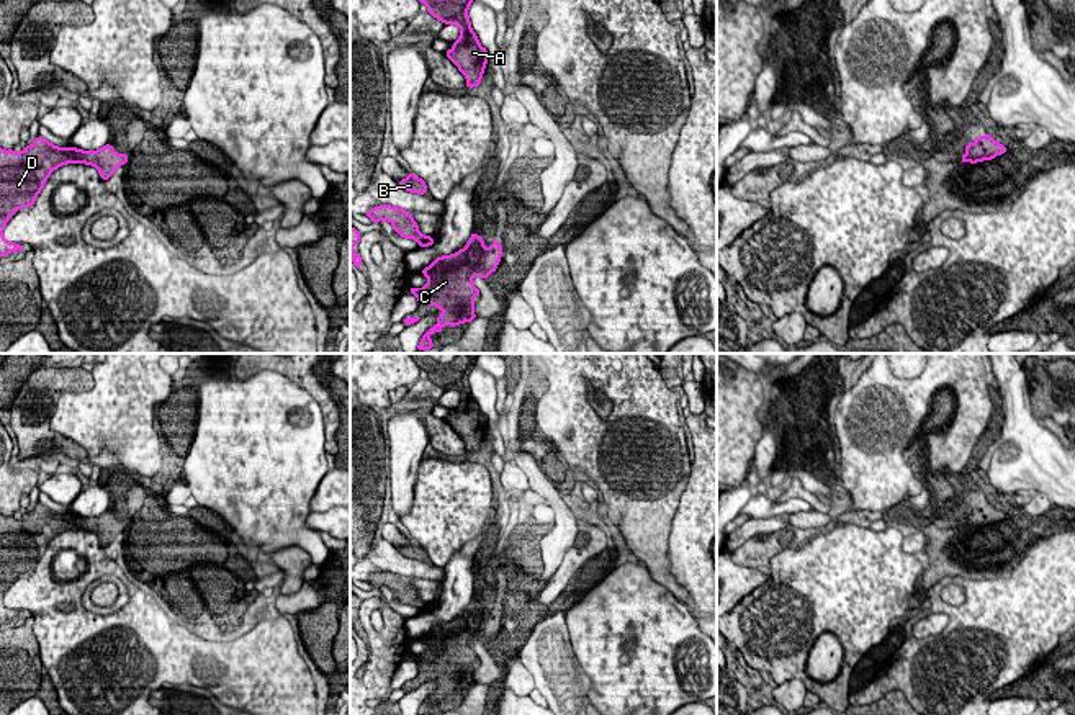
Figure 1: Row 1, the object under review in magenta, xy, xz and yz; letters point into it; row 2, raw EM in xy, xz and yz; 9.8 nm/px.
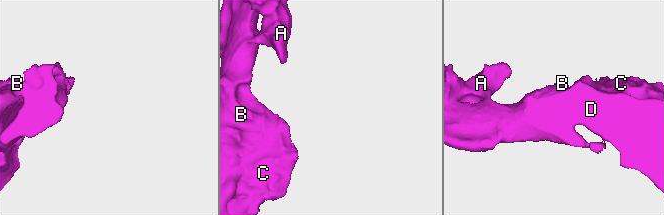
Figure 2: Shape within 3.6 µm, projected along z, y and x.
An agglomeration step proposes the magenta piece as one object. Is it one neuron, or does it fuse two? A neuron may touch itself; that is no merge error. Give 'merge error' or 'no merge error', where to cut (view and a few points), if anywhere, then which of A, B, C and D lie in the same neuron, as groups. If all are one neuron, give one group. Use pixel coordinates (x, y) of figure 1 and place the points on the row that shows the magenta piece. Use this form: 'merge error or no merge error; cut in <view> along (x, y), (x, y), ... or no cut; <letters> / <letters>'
no merge error; no cut; A B C D

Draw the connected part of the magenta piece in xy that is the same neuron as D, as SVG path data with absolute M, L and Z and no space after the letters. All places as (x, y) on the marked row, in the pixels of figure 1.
M41 136L20 154L13 149L0 149L0 259L26 249L3 237L5 224L20 208L33 206L49 175L65 164L93 165L105 182L118 167L128 164L128 155L116 154L110 144L98 151L82 151L72 146L64 149Z

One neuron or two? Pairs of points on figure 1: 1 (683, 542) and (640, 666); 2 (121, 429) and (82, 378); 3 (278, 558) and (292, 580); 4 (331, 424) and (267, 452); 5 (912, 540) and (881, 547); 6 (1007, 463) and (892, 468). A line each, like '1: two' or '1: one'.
1: two
2: two
3: one
4: two
5: two
6: two

